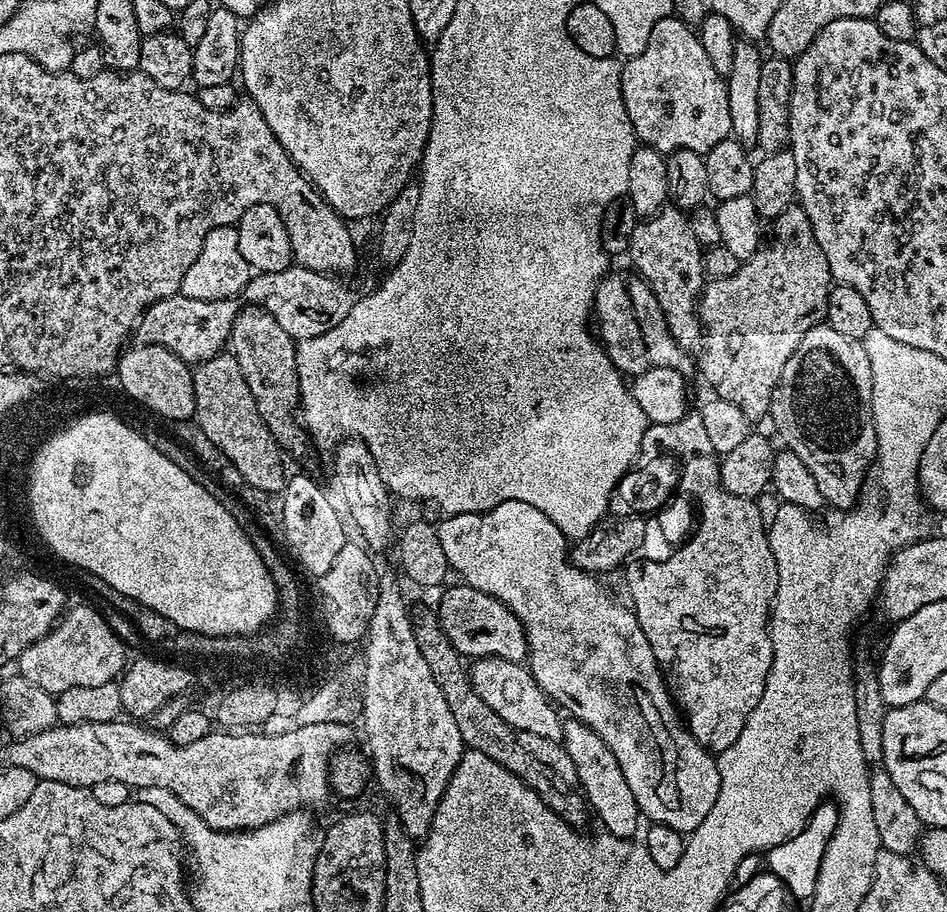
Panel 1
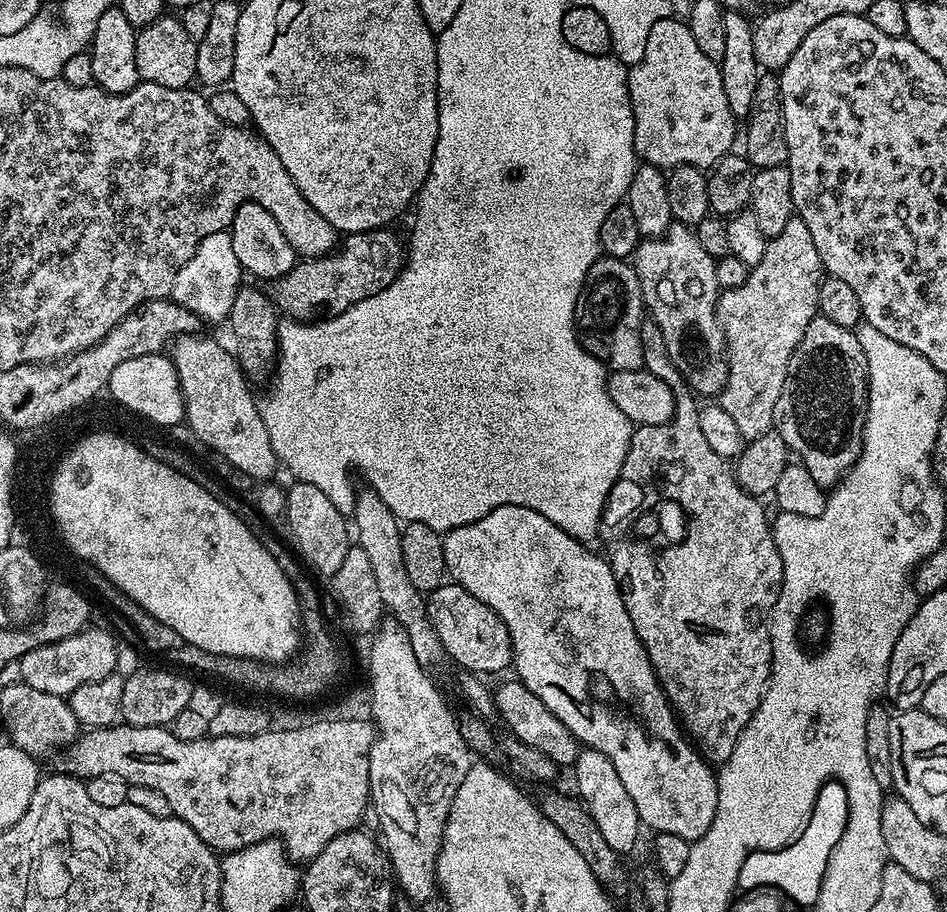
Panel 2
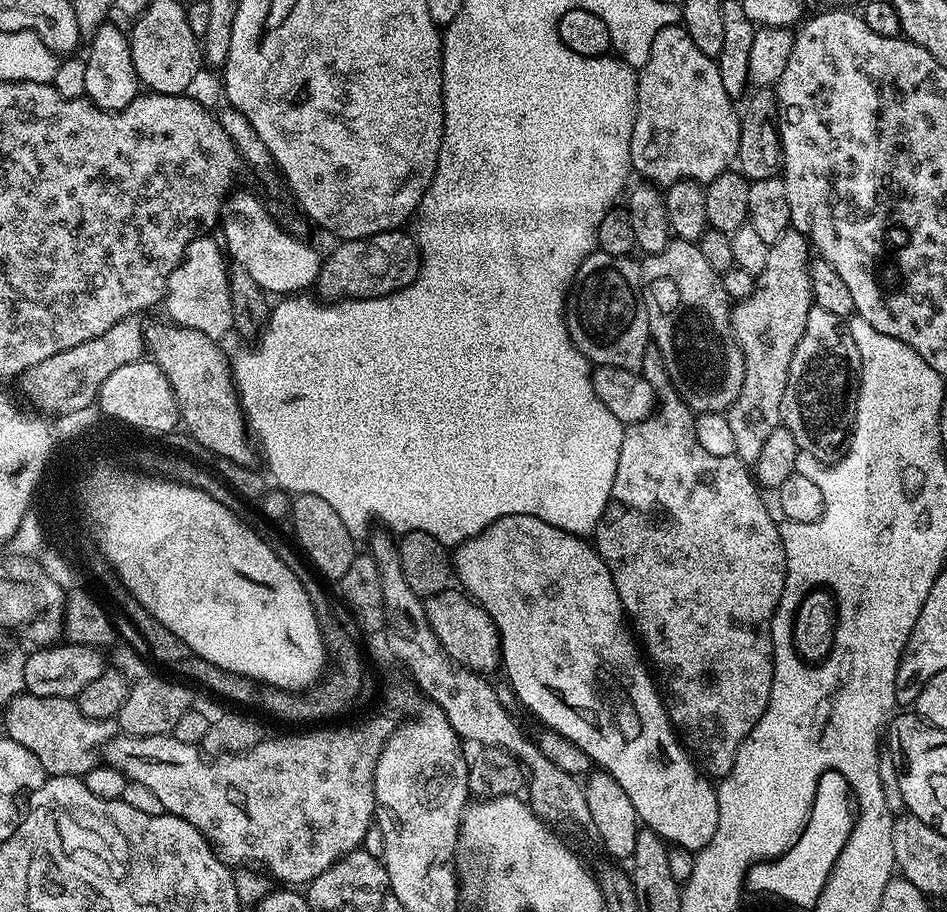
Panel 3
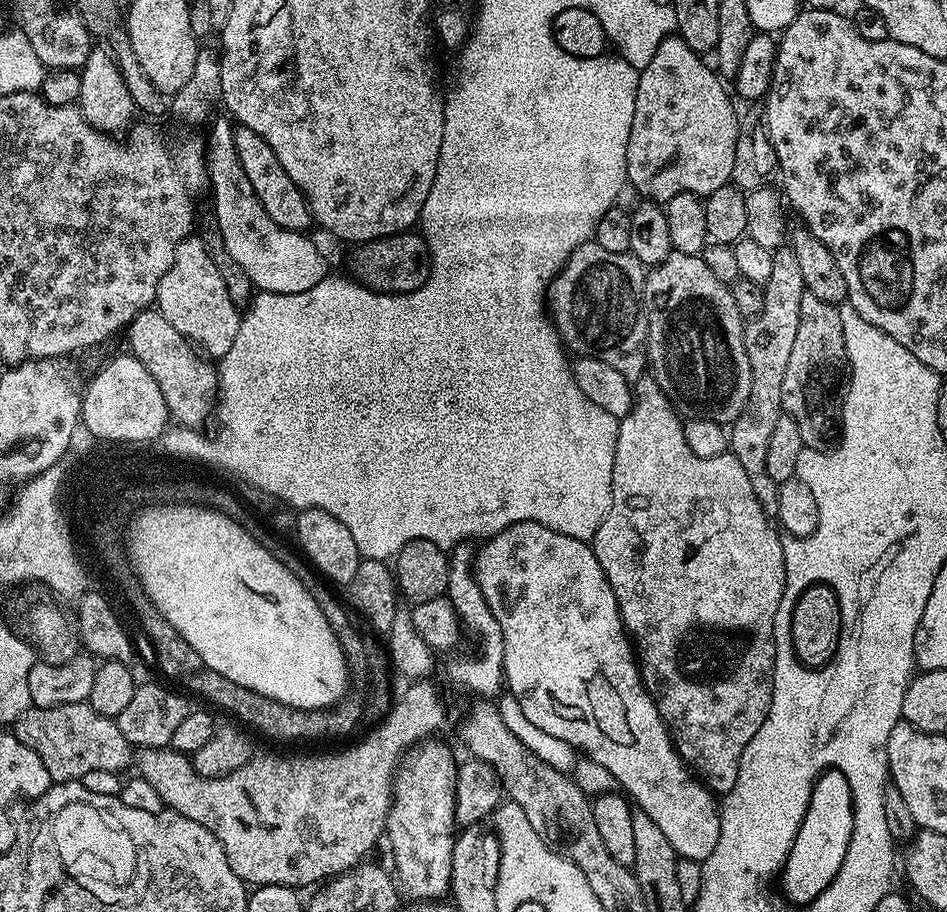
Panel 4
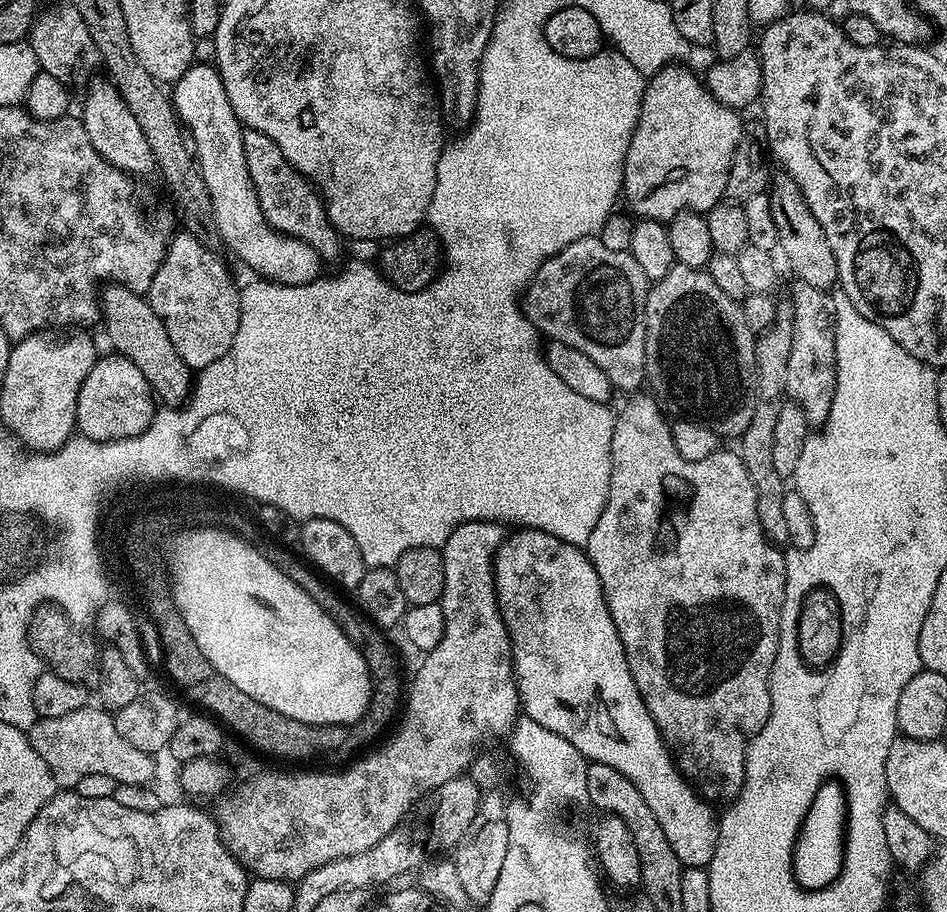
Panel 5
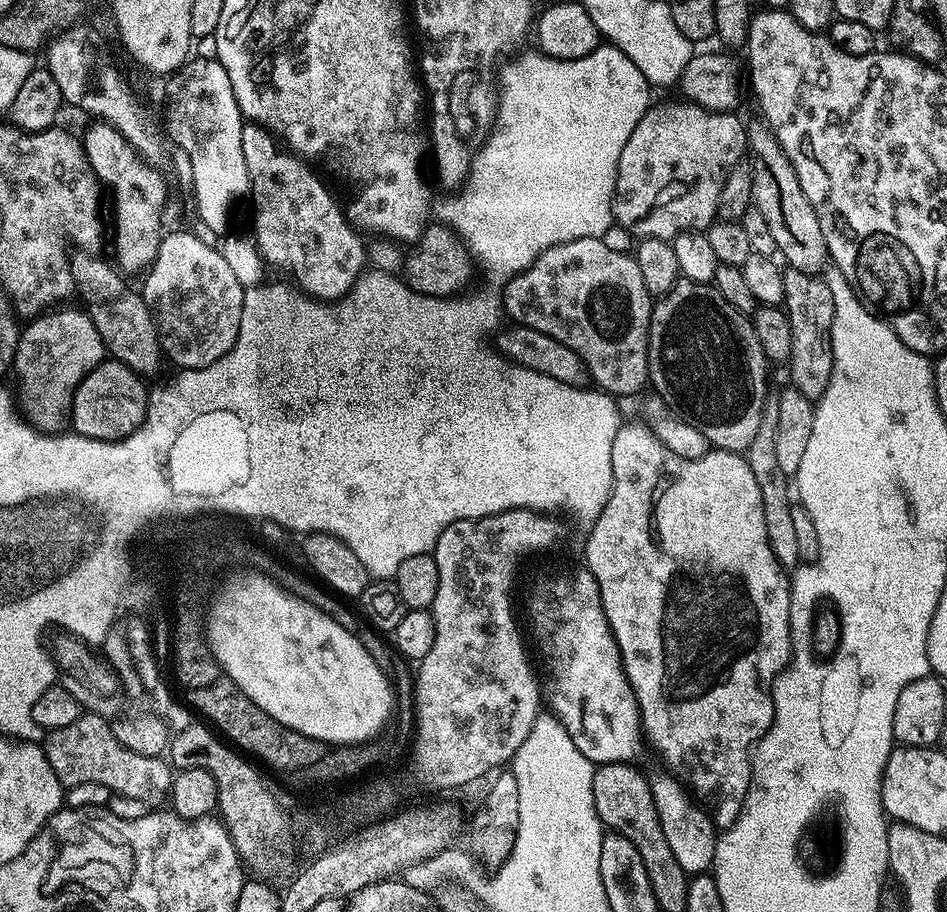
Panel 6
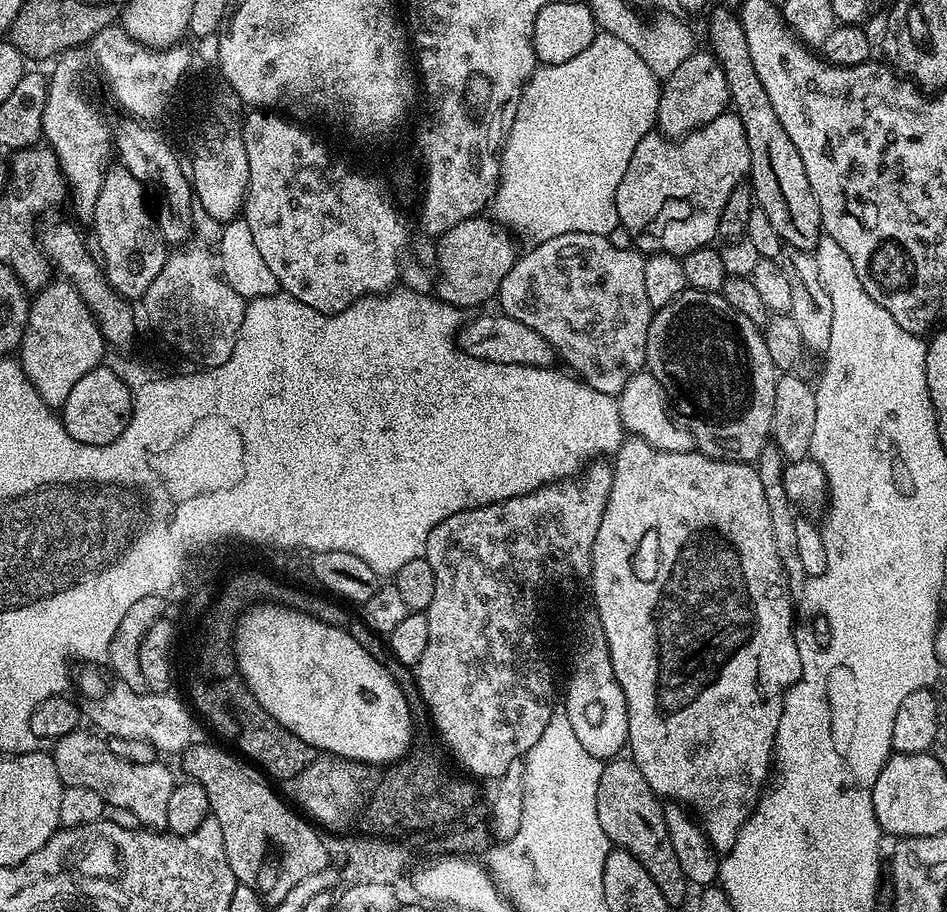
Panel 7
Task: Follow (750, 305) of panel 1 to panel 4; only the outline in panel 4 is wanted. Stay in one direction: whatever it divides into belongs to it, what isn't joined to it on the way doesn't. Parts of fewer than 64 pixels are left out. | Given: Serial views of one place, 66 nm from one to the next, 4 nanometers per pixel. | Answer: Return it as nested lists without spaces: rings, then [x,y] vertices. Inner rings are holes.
[[[781,247],[775,253],[774,270],[762,287],[762,310],[744,325],[752,389],[748,405],[742,410],[740,417],[730,425],[730,455],[738,458],[742,470],[746,470],[746,478],[750,478],[754,498],[758,498],[764,513],[769,518],[775,518],[778,514],[780,486],[774,482],[774,478],[770,478],[766,470],[766,450],[770,447],[770,434],[774,434],[774,426],[778,426],[778,418],[782,415],[782,378],[786,378],[790,349],[794,347],[794,337],[798,335],[798,309],[802,307],[802,294],[805,291],[802,269],[799,268],[798,258],[791,247]]]

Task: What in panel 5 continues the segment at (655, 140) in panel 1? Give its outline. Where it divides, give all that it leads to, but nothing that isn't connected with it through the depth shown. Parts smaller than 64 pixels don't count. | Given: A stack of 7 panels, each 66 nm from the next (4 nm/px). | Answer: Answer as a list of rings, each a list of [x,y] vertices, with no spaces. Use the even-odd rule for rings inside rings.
[[[669,62],[659,69],[656,77],[647,81],[642,106],[634,134],[630,138],[628,153],[624,159],[623,199],[628,199],[631,211],[646,220],[670,221],[680,212],[707,214],[725,199],[726,178],[730,174],[730,162],[736,148],[745,135],[740,125],[741,113],[727,108],[712,96],[707,83],[700,80],[680,62]]]

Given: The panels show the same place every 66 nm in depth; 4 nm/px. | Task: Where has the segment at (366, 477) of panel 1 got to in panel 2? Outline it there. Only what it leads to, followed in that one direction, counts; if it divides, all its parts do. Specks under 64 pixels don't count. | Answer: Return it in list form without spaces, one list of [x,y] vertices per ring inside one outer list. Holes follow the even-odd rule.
[[[364,490],[356,497],[356,528],[354,524],[354,540],[362,550],[366,550],[366,558],[370,558],[370,566],[378,578],[378,594],[382,594],[382,602],[390,613],[391,619],[397,620],[406,630],[410,638],[410,646],[414,646],[414,658],[425,666],[432,666],[435,660],[445,659],[444,647],[440,645],[438,634],[428,617],[425,593],[419,592],[410,582],[406,574],[406,566],[402,562],[401,521],[382,502],[382,498],[371,490]]]

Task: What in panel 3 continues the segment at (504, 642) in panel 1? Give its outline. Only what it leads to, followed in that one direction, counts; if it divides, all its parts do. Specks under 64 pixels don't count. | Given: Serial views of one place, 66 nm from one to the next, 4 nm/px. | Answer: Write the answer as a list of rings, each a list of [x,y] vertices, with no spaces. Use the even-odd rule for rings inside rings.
[[[449,586],[444,592],[427,597],[424,600],[424,609],[430,630],[434,630],[446,654],[459,667],[481,674],[492,674],[488,672],[495,668],[497,671],[501,667],[500,632],[490,614],[486,614],[484,607],[476,603],[471,596]]]

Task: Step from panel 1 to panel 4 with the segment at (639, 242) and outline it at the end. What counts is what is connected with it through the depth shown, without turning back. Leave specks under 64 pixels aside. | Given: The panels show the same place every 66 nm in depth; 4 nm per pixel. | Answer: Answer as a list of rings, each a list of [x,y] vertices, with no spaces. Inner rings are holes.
[[[673,250],[644,277],[643,313],[648,322],[648,368],[658,386],[662,386],[662,394],[666,394],[681,417],[710,418],[725,426],[732,425],[748,405],[752,375],[744,341],[746,320],[735,305],[731,287],[714,278],[703,255],[682,254]]]

